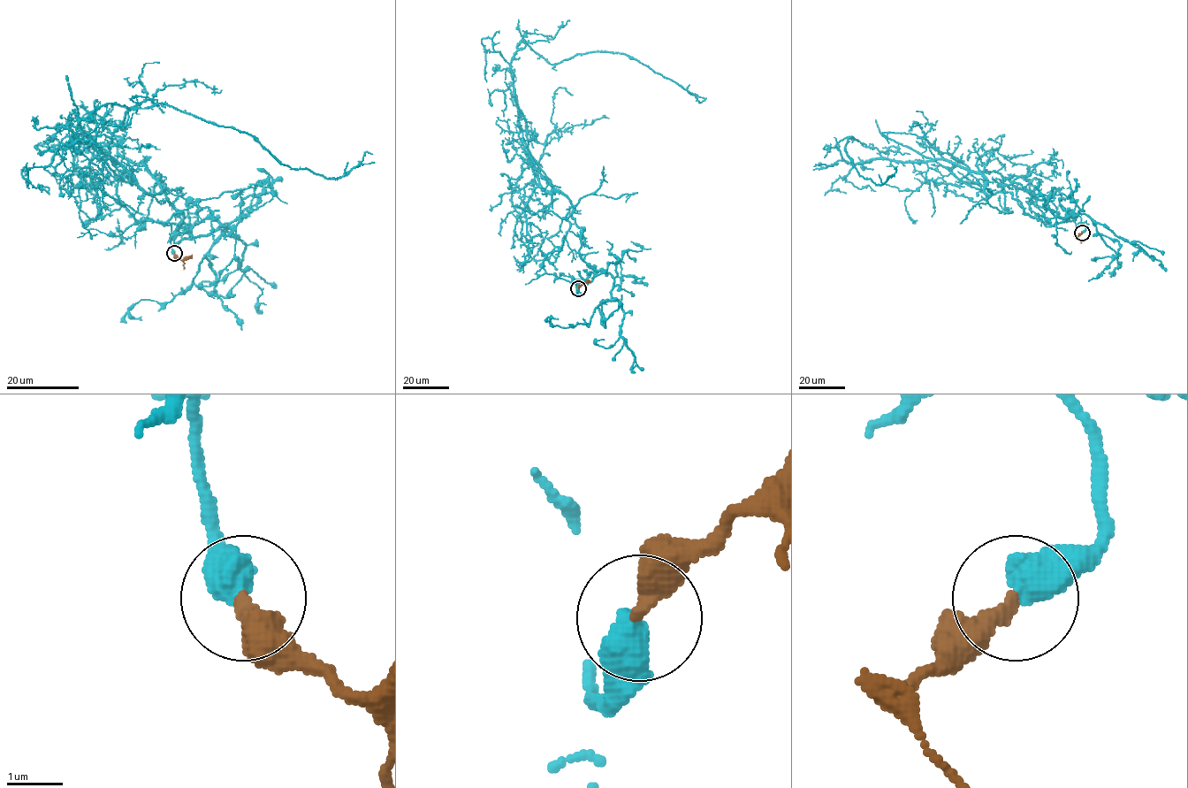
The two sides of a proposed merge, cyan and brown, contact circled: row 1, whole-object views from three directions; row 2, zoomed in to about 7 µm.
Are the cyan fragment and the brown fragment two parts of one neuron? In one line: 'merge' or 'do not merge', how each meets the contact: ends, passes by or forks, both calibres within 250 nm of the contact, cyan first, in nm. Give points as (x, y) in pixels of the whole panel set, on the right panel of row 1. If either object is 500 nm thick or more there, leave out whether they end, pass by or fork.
merge; calibres 650 and 320 nm

